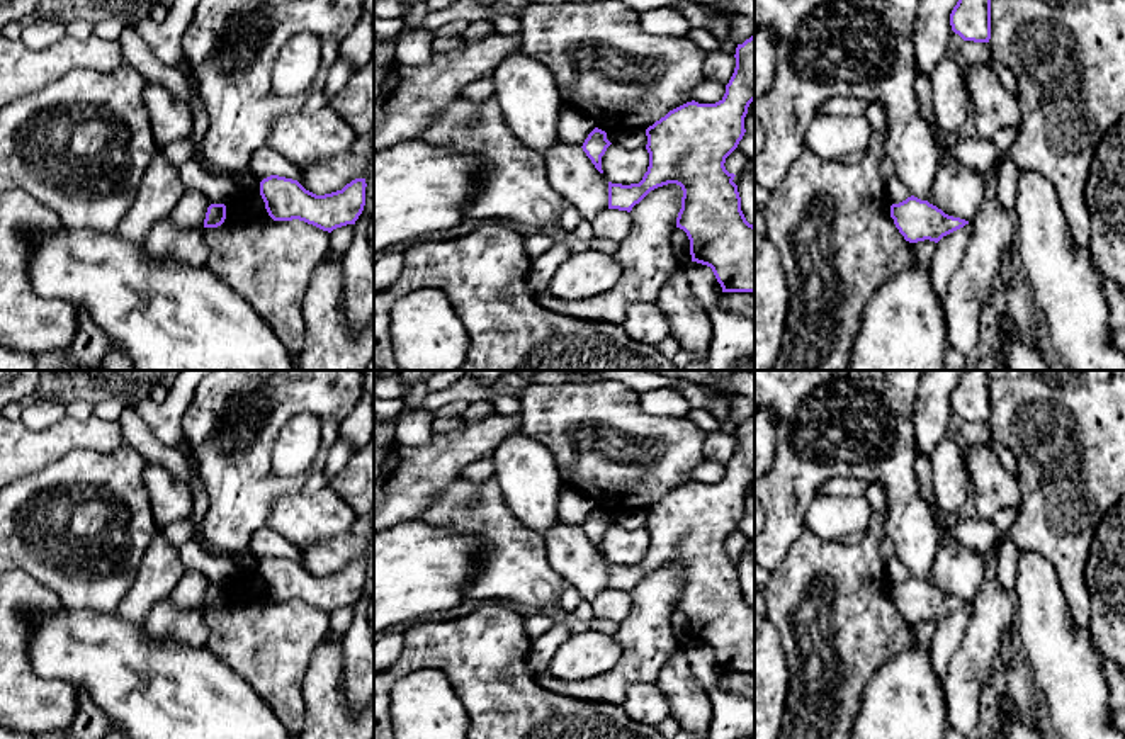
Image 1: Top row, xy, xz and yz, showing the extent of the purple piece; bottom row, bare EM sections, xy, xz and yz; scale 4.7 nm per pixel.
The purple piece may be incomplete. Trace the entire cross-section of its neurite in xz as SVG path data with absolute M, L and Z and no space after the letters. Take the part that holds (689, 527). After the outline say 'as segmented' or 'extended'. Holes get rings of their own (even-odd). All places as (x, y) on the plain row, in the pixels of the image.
M755 416L738 425L734 438L734 454L719 482L687 482L646 510L647 552L639 564L608 562L608 590L630 593L651 571L668 564L680 566L683 578L676 608L690 620L692 642L710 647L722 673L755 674L755 606L741 591L738 566L732 562L736 556L724 547L746 513L744 498L755 481Z; as segmented

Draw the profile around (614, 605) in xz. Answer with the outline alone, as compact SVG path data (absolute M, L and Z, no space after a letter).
M605 590L593 601L593 617L620 622L630 610L630 593Z

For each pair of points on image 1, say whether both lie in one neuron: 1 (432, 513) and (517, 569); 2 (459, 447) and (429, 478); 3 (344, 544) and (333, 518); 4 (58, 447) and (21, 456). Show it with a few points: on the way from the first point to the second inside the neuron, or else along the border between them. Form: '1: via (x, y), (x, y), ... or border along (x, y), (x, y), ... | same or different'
1: via (454, 513), (468, 513), (502, 547) | same
2: via (452, 454), (435, 471) | same
3: border along (349, 530), (310, 546), (301, 546) | different
4: via (50, 447), (29, 451) | same

